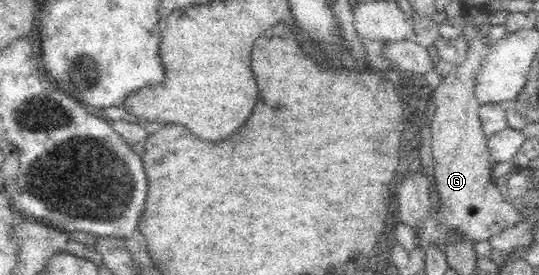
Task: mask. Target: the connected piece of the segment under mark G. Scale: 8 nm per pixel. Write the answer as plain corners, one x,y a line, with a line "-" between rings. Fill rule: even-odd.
486,20
486,23
477,26
477,33
467,43
460,65
454,64
433,91
434,113
429,118
429,151
433,176
431,193
435,195
435,202
430,199
427,212
414,227
416,248
424,256
433,247
445,258
446,251
456,245
490,241
506,227
514,227
518,223
515,211
508,201
504,201
502,187
494,177
497,161
490,152
490,136
484,132
484,124
478,114
481,104
474,96
478,72
492,44
490,31
490,21

